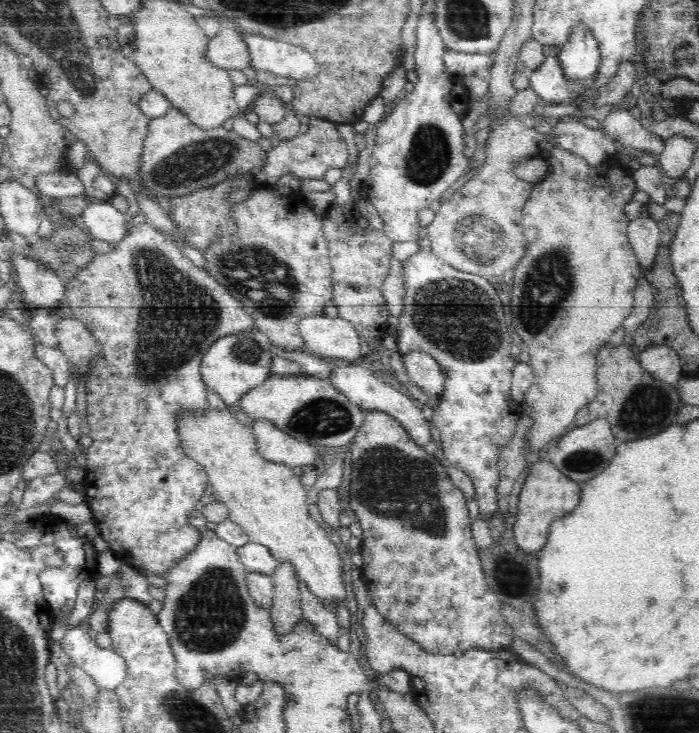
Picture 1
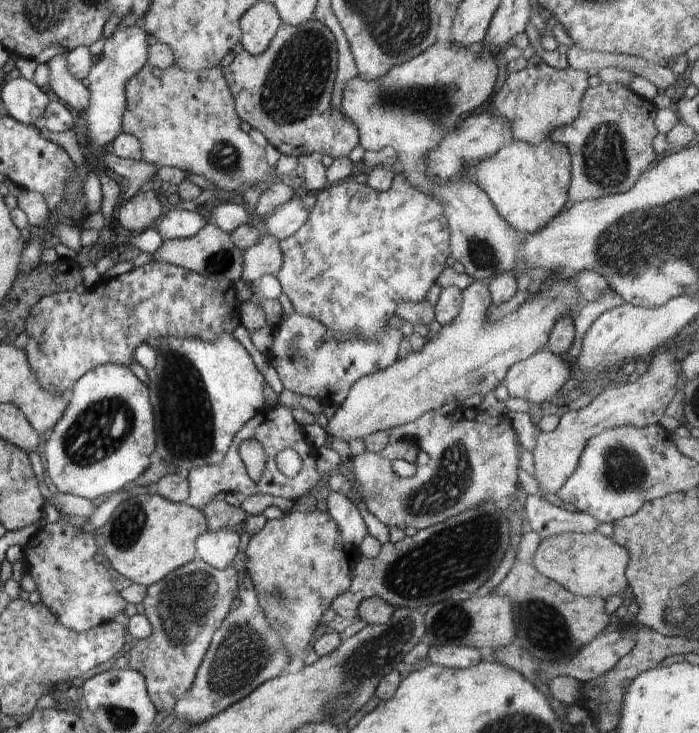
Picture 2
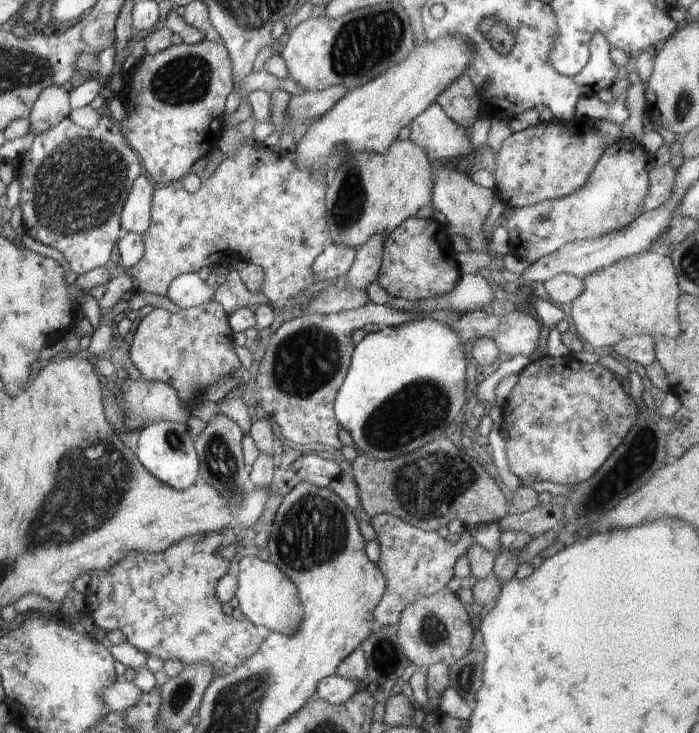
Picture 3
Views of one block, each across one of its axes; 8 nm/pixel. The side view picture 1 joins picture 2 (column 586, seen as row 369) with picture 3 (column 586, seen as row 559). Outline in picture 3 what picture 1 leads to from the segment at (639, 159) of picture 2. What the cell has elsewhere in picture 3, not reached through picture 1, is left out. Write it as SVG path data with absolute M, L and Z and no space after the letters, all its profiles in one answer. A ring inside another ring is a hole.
M574 117L571 121L540 121L536 126L512 133L494 156L496 198L508 208L534 206L576 192L596 166L607 147L593 121Z

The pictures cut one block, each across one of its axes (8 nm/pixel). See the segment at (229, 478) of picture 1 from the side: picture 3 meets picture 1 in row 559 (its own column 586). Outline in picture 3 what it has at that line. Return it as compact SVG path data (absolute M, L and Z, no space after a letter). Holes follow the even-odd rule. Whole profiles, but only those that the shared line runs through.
M648 250L620 258L583 280L584 292L572 302L570 314L584 342L605 348L630 336L680 336L678 300L682 292L667 252Z

